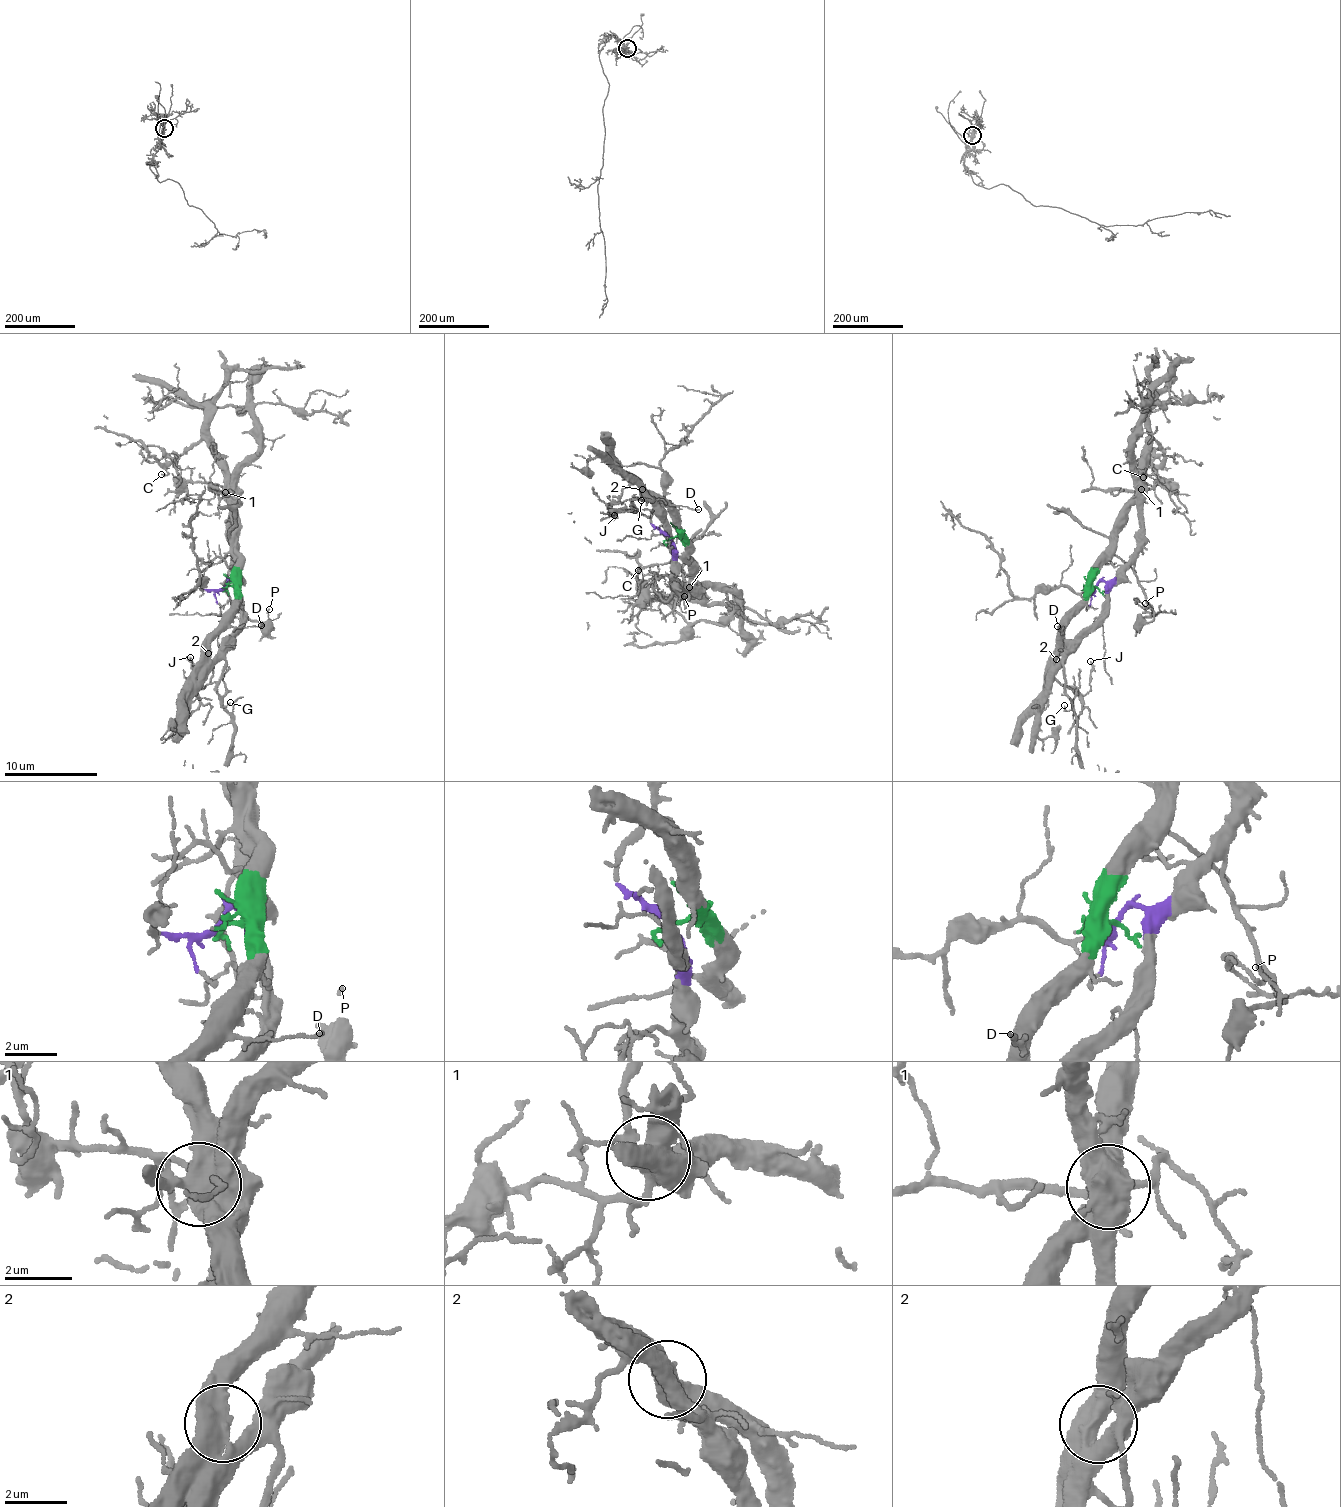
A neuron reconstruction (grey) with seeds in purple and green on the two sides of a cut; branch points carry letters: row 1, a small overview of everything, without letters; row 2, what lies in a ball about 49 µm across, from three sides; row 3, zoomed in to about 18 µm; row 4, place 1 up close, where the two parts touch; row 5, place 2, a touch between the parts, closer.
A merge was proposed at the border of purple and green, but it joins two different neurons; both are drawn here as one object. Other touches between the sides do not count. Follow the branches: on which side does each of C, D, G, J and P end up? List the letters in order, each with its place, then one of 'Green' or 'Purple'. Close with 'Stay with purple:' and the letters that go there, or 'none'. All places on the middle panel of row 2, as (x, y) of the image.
C: Place: (638, 570). Green
D: Place: (698, 509). Green
G: Place: (641, 500). Purple
J: Place: (614, 515). Green
P: Place: (684, 596). Purple
Stay with purple: G, P

